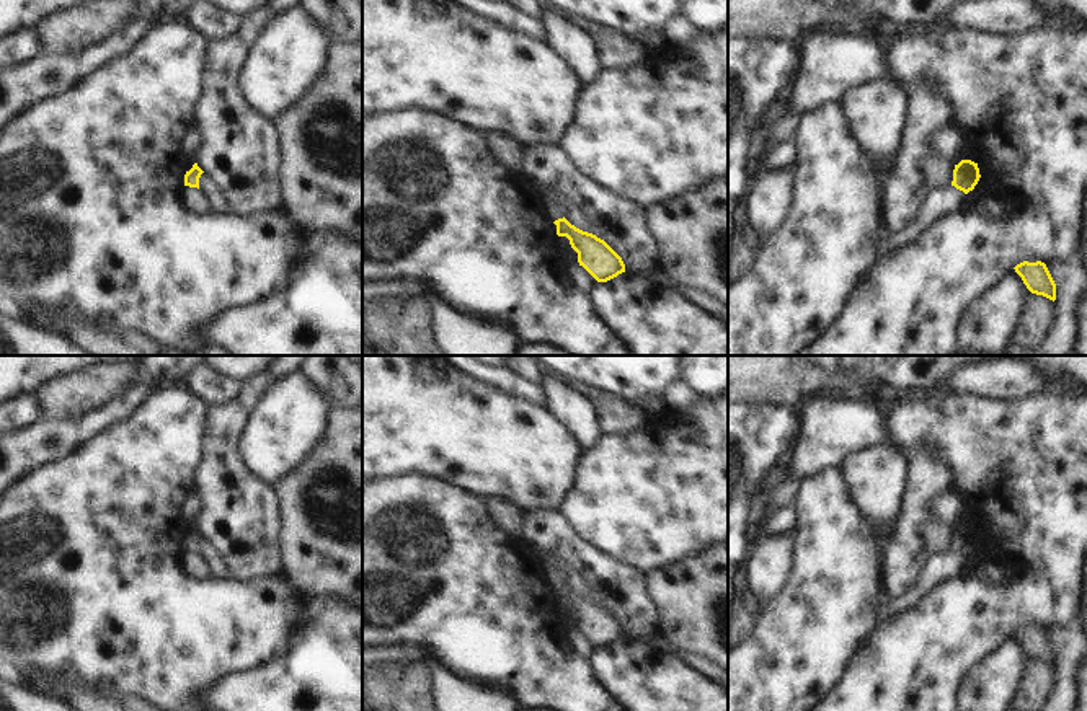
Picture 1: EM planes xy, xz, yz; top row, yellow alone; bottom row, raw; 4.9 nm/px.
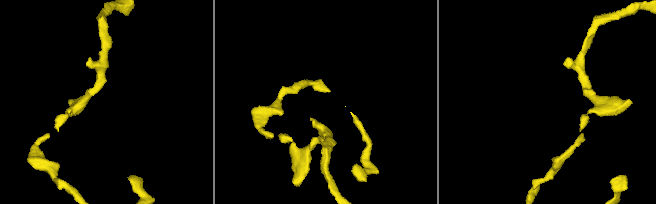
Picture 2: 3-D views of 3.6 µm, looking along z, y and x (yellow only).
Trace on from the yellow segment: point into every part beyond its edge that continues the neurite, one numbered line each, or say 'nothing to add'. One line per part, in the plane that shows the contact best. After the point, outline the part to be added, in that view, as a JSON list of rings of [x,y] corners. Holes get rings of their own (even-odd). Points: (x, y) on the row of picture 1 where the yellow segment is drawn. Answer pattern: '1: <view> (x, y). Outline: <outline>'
nothing to add.

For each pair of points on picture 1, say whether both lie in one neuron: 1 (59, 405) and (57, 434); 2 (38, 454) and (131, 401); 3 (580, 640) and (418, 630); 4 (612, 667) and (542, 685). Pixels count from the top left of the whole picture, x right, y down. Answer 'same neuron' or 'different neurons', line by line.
1: different neurons
2: same neuron
3: different neurons
4: different neurons

